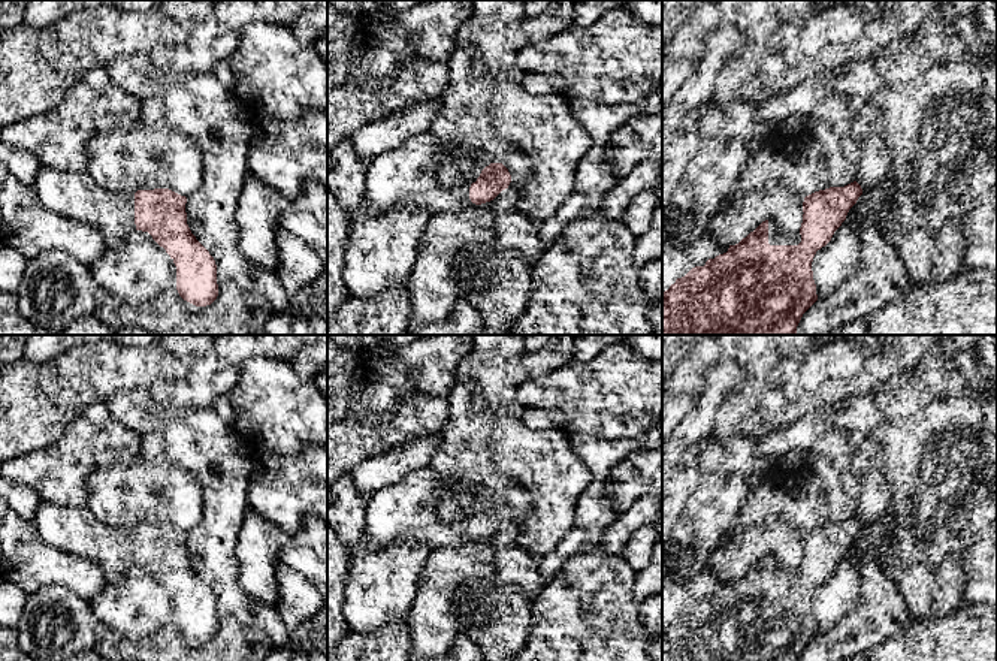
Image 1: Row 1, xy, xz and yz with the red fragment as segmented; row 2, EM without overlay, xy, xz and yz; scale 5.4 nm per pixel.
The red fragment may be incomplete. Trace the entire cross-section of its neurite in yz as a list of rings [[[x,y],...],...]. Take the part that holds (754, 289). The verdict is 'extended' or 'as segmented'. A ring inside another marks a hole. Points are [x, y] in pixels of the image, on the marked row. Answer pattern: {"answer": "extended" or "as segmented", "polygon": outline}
{"answer": "extended", "polygon": [[[854,181],[804,197],[801,227],[788,233],[762,221],[728,251],[692,268],[662,293],[662,335],[797,335],[803,314],[818,301],[812,262],[862,194]]]}

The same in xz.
{"answer": "extended", "polygon": [[[429,133],[417,135],[399,148],[377,156],[366,172],[368,211],[384,214],[398,206],[420,208],[430,217],[490,202],[511,182],[502,163],[490,163],[475,182],[442,188],[436,182],[436,170],[445,156],[447,150]]]}

